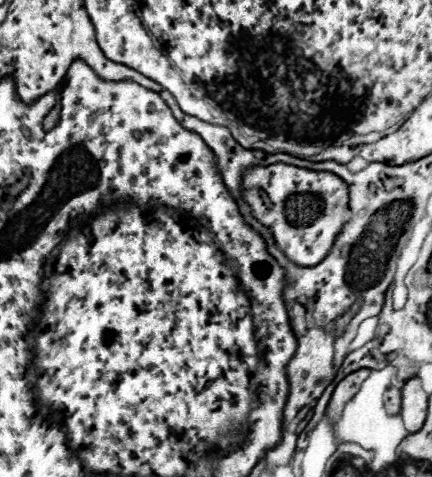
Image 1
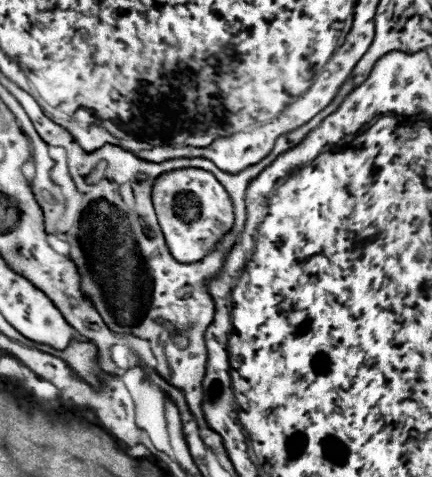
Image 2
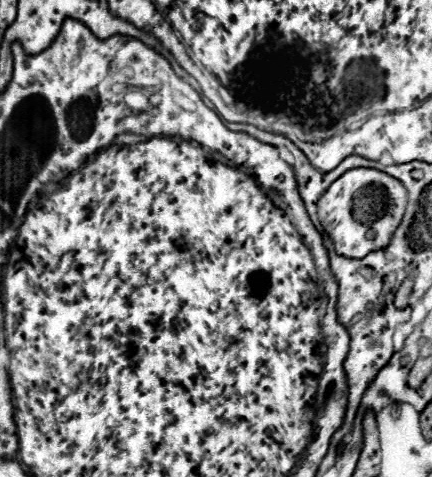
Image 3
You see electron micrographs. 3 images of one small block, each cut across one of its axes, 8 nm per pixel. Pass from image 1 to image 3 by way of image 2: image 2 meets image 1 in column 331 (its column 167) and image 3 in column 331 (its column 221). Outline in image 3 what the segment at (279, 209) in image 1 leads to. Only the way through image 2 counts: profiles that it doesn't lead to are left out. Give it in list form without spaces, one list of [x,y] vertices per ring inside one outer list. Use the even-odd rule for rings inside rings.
[[[354,168],[330,184],[318,198],[316,208],[318,220],[324,232],[332,238],[336,252],[346,258],[364,258],[366,254],[388,246],[404,216],[406,190],[396,178],[380,170]]]

